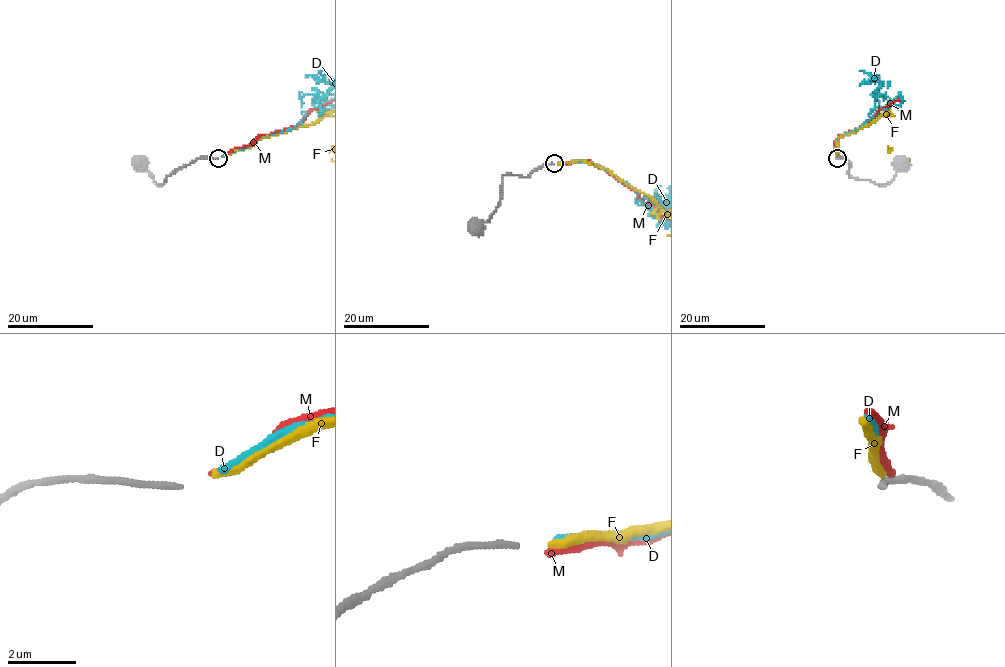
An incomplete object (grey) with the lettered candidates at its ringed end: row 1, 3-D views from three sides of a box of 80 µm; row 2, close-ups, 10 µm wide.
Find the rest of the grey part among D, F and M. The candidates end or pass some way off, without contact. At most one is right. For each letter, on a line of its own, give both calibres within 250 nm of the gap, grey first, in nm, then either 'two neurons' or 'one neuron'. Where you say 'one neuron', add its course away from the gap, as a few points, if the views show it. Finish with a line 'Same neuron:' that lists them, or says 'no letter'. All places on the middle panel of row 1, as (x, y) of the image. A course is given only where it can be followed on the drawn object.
D: 180/220 nm | two neurons
F: 180/240 nm | two neurons
M: 180/220 nm | two neurons
Same neuron: no letter

